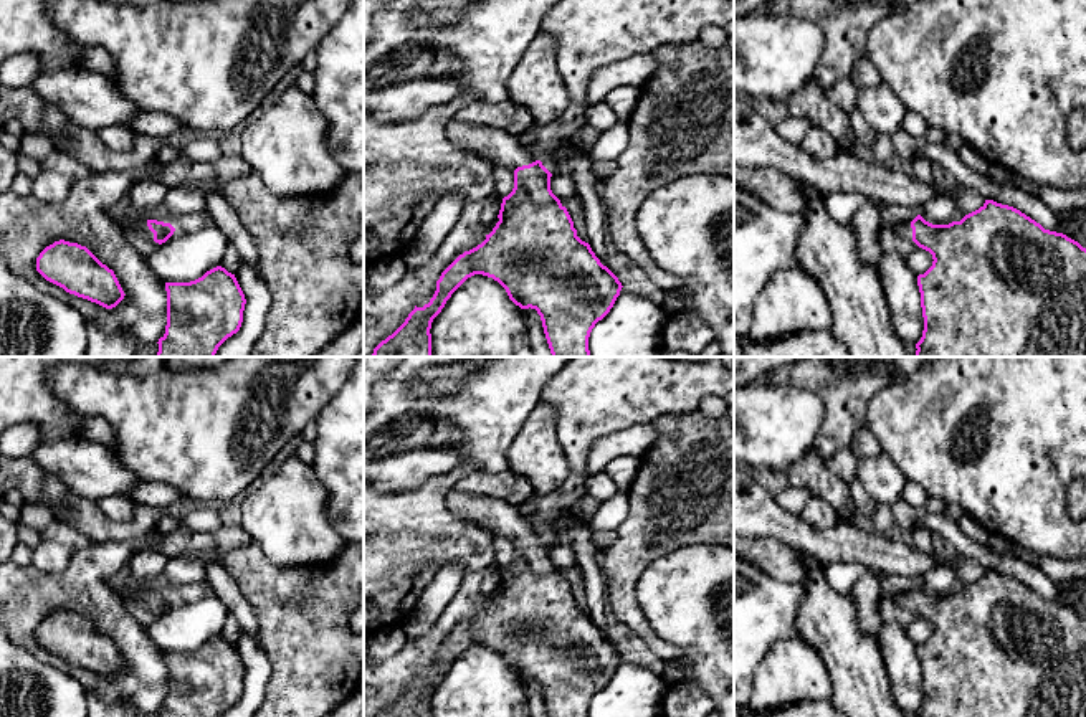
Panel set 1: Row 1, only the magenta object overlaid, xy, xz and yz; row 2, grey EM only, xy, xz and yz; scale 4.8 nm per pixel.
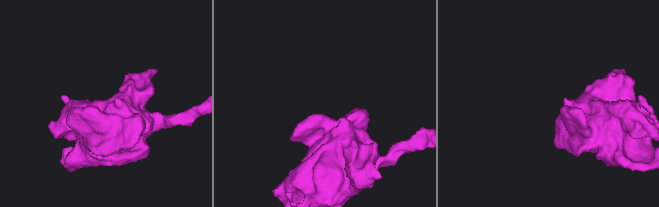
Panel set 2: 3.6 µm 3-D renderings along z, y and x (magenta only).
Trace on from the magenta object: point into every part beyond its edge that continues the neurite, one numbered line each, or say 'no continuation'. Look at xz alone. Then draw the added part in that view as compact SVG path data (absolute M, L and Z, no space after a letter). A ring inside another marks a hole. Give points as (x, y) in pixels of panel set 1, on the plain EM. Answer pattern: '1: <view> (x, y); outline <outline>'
1: xz (501, 519); outline M451 487L446 496L446 506L455 517L481 525L494 535L504 535L511 540L539 530L521 515L517 507L486 496L460 492Z

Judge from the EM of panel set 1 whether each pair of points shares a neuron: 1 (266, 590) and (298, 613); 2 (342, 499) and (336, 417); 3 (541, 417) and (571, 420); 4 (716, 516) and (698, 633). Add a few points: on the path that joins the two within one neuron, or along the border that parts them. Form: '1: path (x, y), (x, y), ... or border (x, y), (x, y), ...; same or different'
1: path (275, 593), (290, 605); same
2: path (342, 479), (342, 436); same
3: border (541, 400), (554, 408), (556, 436), (566, 456); different
4: border (716, 544), (683, 544), (673, 550); different

